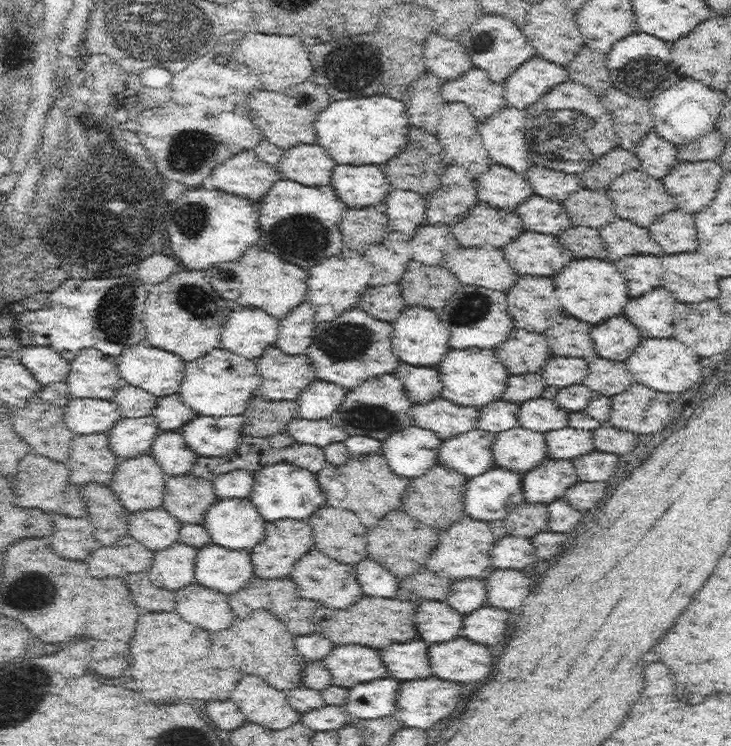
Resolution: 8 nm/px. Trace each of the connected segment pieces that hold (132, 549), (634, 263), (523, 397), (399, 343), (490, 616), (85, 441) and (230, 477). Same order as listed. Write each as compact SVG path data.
M132 535L120 539L114 546L97 548L86 558L94 578L126 577L149 571L156 551L146 548Z
M628 256L613 262L620 272L626 274L629 295L633 298L650 292L652 288L662 286L661 258L656 256Z
M540 372L509 376L508 387L502 395L502 400L525 404L530 400L541 398L542 392L547 388Z
M424 306L408 307L393 325L392 346L402 363L414 367L438 368L450 346L450 331L438 318L438 312Z
M485 605L464 617L464 624L460 636L476 644L496 646L504 638L506 622L510 614L502 608Z
M109 433L76 435L74 442L72 442L70 458L66 461L70 468L70 484L77 485L79 489L90 483L109 486L120 462L122 459L116 456L116 453L110 448Z
M247 470L226 472L214 480L214 486L218 498L221 500L250 499L254 490L254 474Z

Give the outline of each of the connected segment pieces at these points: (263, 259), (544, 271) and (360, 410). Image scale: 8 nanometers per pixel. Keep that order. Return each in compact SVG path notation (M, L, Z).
M254 248L237 264L218 265L210 268L205 275L212 286L235 308L256 308L270 317L286 319L294 308L306 302L308 296L308 274L306 270L284 262L282 258L269 254L266 250Z
M526 230L503 250L508 264L518 274L530 276L556 276L562 272L562 268L576 260L571 250L566 249L558 237Z
M395 374L376 376L370 379L371 380L363 383L360 387L348 390L346 400L341 404L333 418L334 422L338 423L349 436L366 436L366 438L372 438L384 443L390 439L392 434L402 432L402 430L414 426L412 410L414 410L415 404L406 392L405 385Z

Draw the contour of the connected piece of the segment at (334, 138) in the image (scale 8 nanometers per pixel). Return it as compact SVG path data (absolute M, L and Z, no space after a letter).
M374 96L374 98L348 98L348 100L331 101L328 108L318 116L314 122L317 142L330 151L331 157L339 165L364 166L379 165L383 167L390 160L394 160L405 146L410 142L410 117L406 108L406 103L400 100L392 100L388 96Z

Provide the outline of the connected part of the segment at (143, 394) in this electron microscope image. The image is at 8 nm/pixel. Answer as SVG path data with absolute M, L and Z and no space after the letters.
M131 385L124 386L114 398L124 418L142 418L152 415L158 399L159 397L155 397L147 390Z

